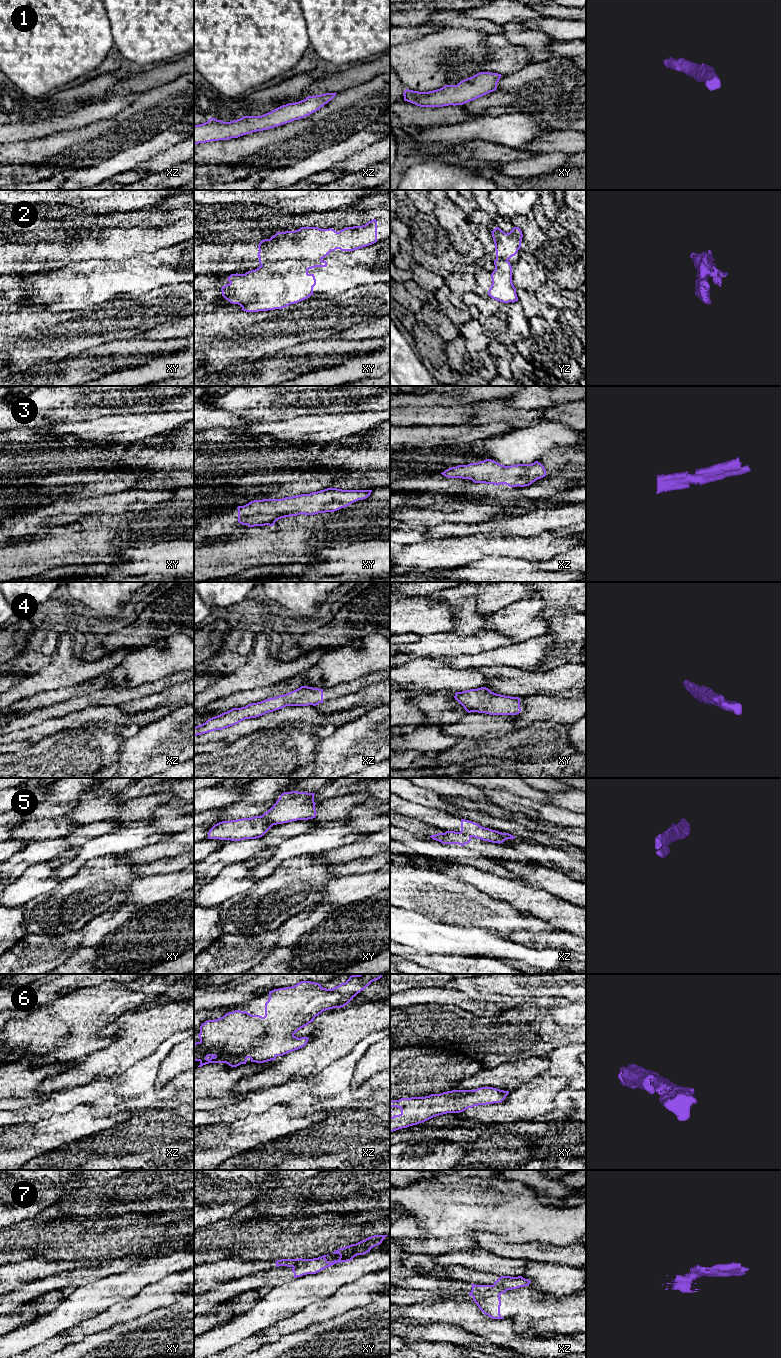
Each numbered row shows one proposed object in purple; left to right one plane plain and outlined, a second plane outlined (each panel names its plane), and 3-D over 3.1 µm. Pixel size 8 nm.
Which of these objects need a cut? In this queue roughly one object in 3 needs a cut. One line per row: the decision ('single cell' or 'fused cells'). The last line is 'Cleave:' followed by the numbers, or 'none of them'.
1: single cell
2: fused cells
3: single cell
4: single cell
5: fused cells
6: single cell
7: fused cells
Cleave: 2, 5, 7

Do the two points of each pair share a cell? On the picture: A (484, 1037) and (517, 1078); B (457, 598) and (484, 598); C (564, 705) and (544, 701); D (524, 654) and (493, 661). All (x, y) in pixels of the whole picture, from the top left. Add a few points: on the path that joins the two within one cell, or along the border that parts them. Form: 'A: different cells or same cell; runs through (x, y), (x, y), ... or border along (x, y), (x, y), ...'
A: different cells; border along (520, 1059), (485, 1068)
B: different cells; border along (477, 592), (476, 610), (487, 616)
C: same cell; runs through (559, 705), (549, 705)
D: same cell; runs through (516, 655), (501, 656)

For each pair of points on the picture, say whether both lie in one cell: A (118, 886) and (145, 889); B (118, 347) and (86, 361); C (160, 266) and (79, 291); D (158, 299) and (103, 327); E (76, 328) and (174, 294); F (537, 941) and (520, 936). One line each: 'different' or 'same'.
A: different
B: same
C: same
D: same
E: same
F: same

